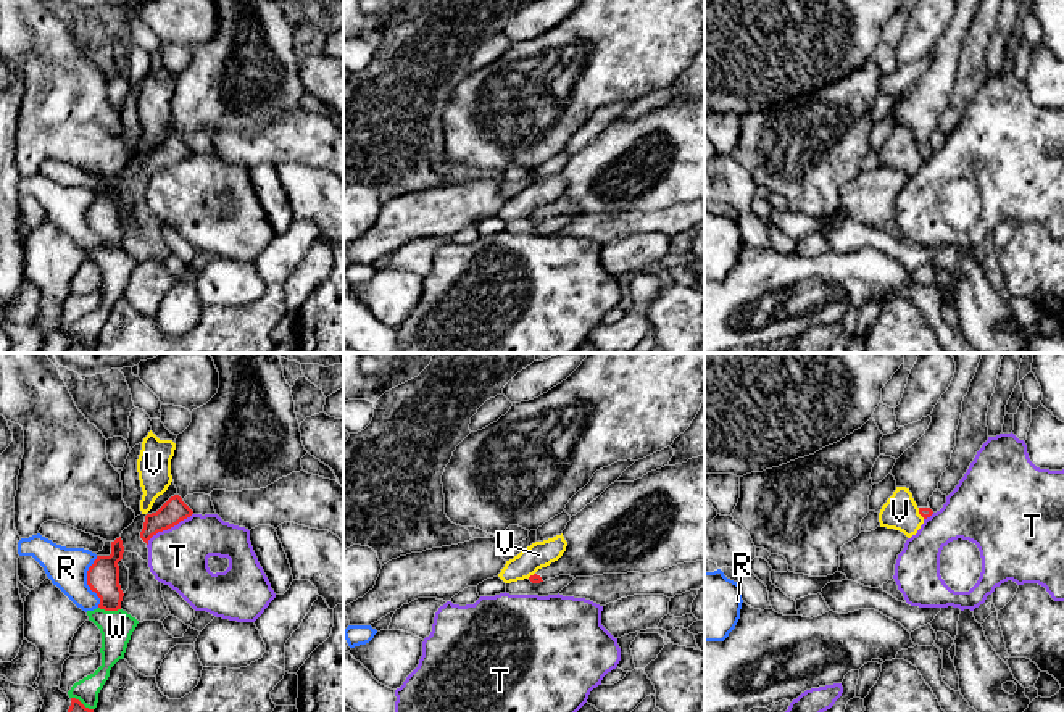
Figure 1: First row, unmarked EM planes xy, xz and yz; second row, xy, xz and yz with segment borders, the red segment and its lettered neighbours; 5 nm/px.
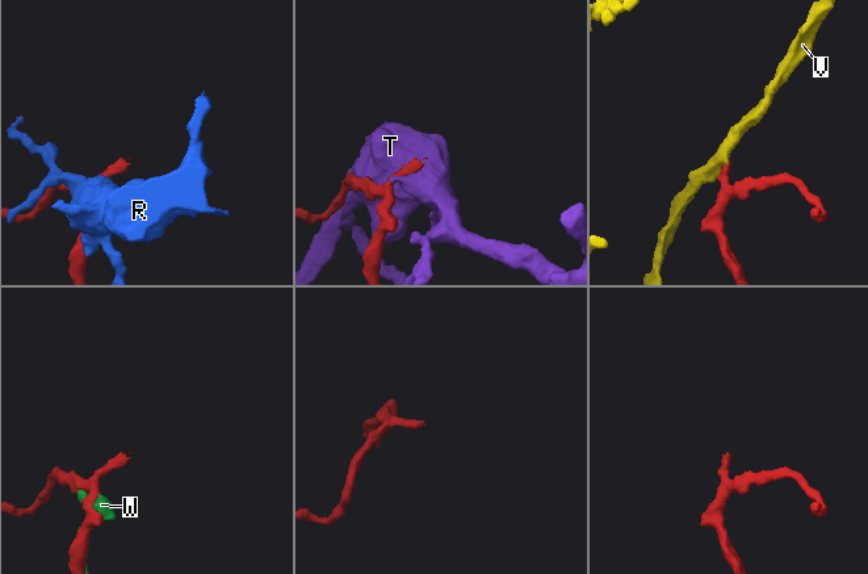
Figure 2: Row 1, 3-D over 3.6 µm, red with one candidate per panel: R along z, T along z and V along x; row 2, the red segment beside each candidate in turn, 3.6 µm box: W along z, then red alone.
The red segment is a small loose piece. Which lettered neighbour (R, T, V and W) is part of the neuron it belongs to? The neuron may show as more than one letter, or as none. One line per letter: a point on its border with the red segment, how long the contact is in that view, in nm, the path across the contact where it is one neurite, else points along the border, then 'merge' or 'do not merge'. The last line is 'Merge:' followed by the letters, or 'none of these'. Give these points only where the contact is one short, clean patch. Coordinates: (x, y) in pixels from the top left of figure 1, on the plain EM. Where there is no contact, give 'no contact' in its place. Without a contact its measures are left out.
R: contact xy (87, 221); length 260 nm; do not merge
T: contact xy (168, 166); length 280 nm; do not merge
V: contact yz (919, 152); length 70 nm; border yz (918, 147), (924, 157); do not merge
W: contact xy (110, 249); length 110 nm; do not merge
Merge: none of these

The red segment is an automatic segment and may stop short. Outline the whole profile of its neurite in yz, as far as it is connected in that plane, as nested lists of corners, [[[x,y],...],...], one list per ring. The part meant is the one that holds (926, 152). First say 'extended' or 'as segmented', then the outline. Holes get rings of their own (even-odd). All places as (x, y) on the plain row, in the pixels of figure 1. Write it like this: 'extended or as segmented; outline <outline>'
extended; outline [[[980,0],[954,2],[954,16],[930,53],[932,61],[929,68],[896,98],[890,111],[896,119],[896,126],[906,126],[912,132],[919,153],[924,158],[933,153],[929,140],[950,105],[951,92],[956,85],[962,40]]]

